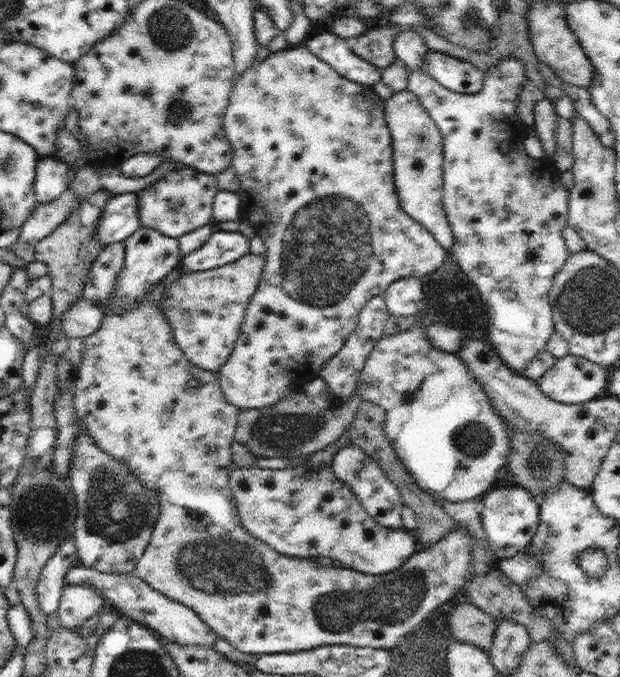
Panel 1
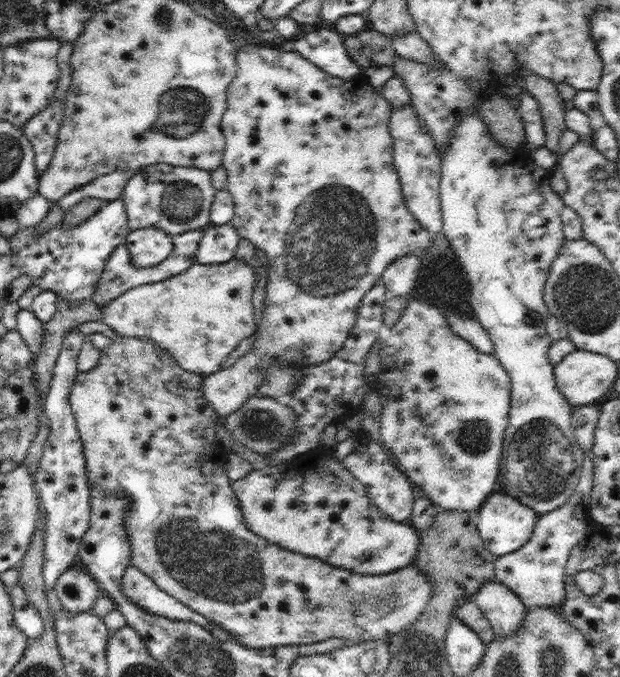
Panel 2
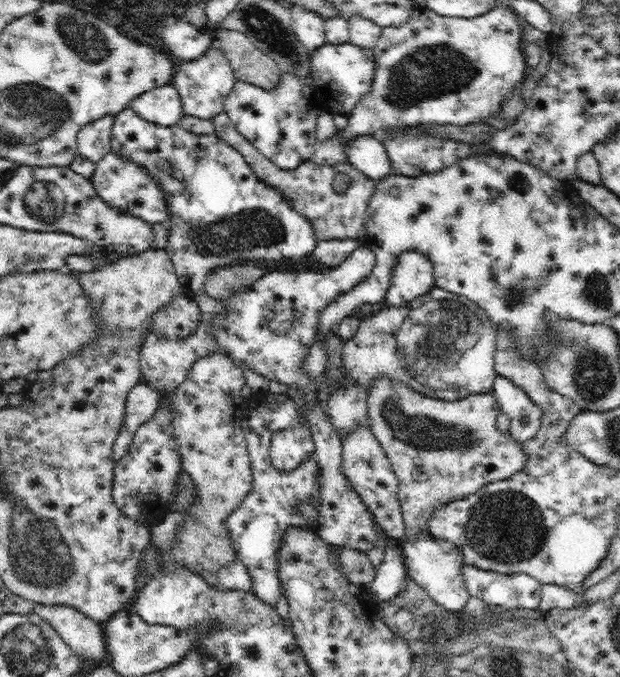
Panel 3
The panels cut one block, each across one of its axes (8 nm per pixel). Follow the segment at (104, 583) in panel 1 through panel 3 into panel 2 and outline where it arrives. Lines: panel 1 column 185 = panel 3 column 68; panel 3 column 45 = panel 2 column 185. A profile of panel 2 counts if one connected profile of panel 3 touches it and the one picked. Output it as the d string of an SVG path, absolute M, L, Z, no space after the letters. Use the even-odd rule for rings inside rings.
M130 565L124 571L122 591L145 611L170 619L196 621L204 629L212 630L212 623L206 617L164 592L148 575L134 566Z

